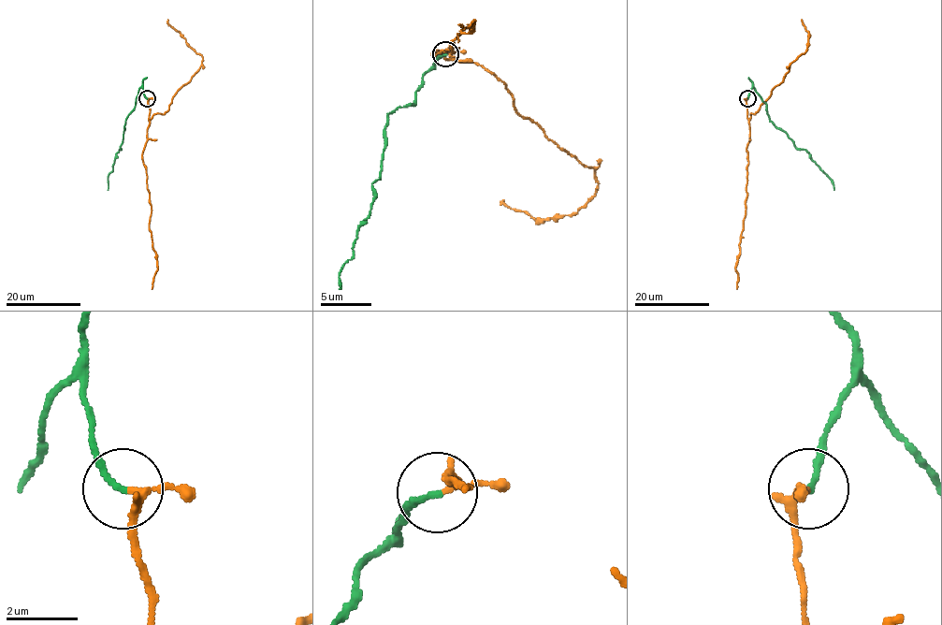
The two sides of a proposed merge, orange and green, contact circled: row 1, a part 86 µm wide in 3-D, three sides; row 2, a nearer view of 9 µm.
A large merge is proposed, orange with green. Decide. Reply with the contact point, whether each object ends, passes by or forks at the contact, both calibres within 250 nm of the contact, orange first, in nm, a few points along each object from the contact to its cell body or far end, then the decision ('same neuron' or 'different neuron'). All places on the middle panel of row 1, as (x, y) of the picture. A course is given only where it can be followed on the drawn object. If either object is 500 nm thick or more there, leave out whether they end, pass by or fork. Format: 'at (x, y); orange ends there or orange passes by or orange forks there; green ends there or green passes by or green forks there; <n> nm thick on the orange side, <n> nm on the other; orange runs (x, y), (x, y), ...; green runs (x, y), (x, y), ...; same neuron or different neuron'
at (445, 53); orange passes by; green ends there; 170 nm thick on the orange side, 170 nm on the other; orange runs (446, 54), (454, 51), (446, 59), (436, 49), (436, 57), (458, 49), (451, 41), (474, 21), (458, 23); green runs (446, 54), (426, 72), (413, 105), (387, 115), (372, 210), (357, 232), (355, 255), (340, 273), (340, 288); different neuron

